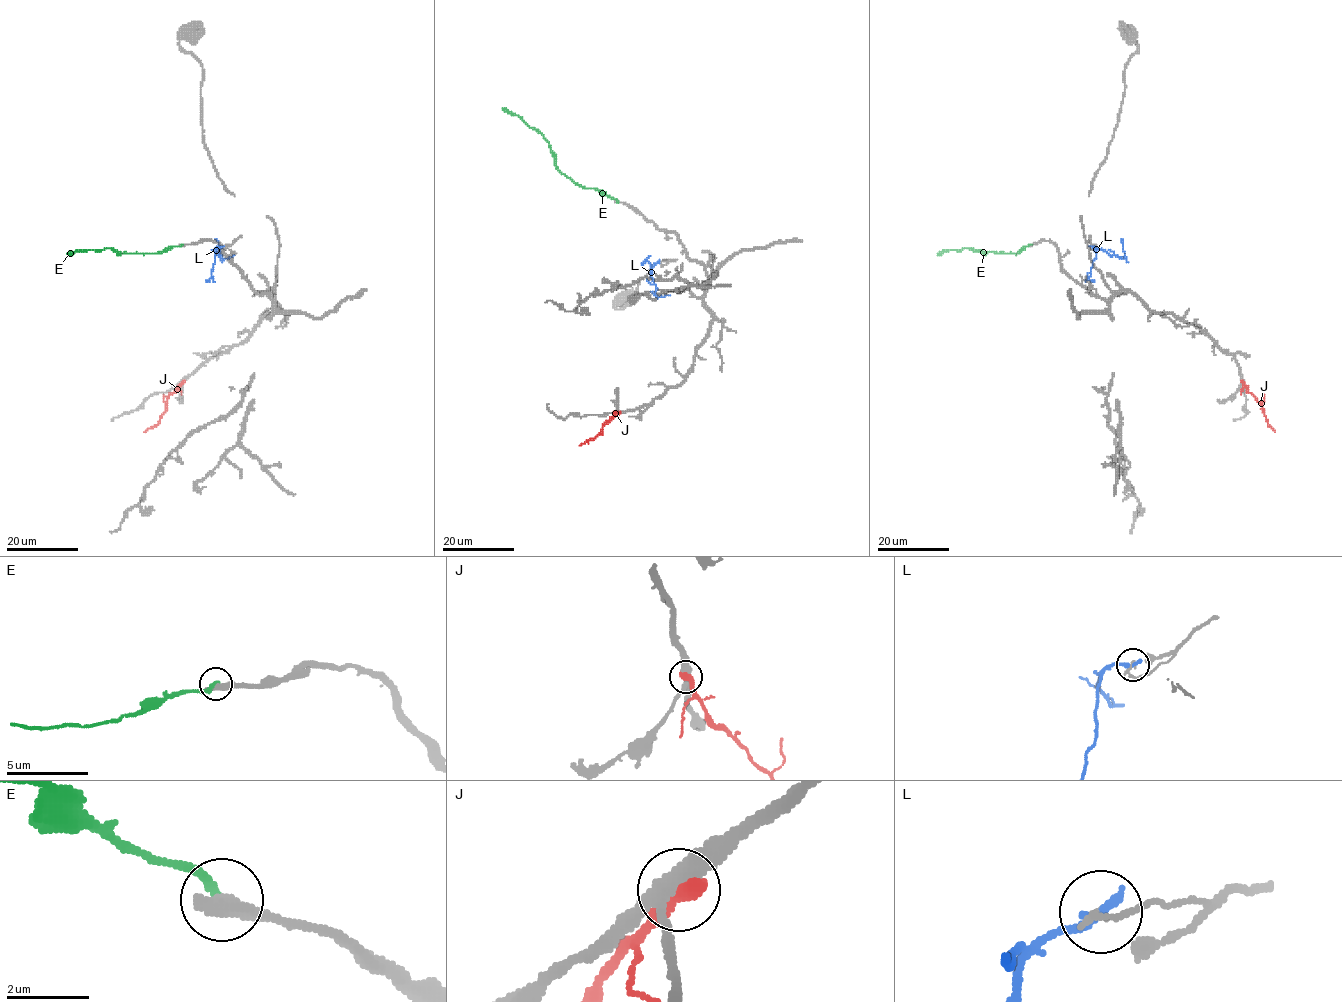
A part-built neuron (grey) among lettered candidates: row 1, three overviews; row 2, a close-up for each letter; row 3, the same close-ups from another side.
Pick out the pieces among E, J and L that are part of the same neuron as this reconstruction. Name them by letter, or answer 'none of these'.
none of these

